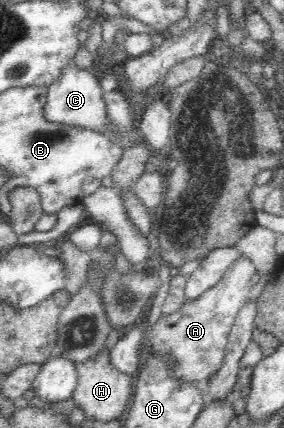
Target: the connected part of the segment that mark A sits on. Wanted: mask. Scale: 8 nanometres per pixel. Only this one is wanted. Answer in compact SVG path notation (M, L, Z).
M243 254L243 258L234 262L229 271L210 291L193 301L186 301L180 309L167 315L161 315L156 323L146 333L146 344L152 353L166 353L169 348L173 354L176 366L174 376L184 376L186 380L193 380L196 384L200 380L208 380L225 358L226 342L230 328L239 310L248 301L251 289L251 276L256 273L250 257Z

